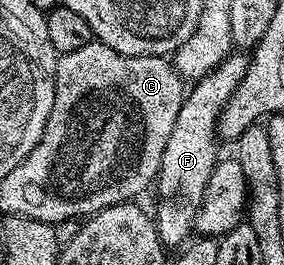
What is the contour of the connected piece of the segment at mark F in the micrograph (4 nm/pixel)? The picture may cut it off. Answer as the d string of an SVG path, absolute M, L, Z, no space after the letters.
M231 52L215 70L197 79L197 82L191 85L194 87L191 90L189 87L185 95L180 116L176 116L176 124L172 124L172 136L168 136L168 144L164 144L164 156L156 179L156 187L158 186L156 225L158 239L162 241L163 247L171 248L170 246L178 245L181 247L191 237L189 234L194 230L194 221L204 200L209 177L212 176L214 166L220 161L218 118L228 104L232 92L236 92L236 88L244 80L249 67L250 60L245 53Z

